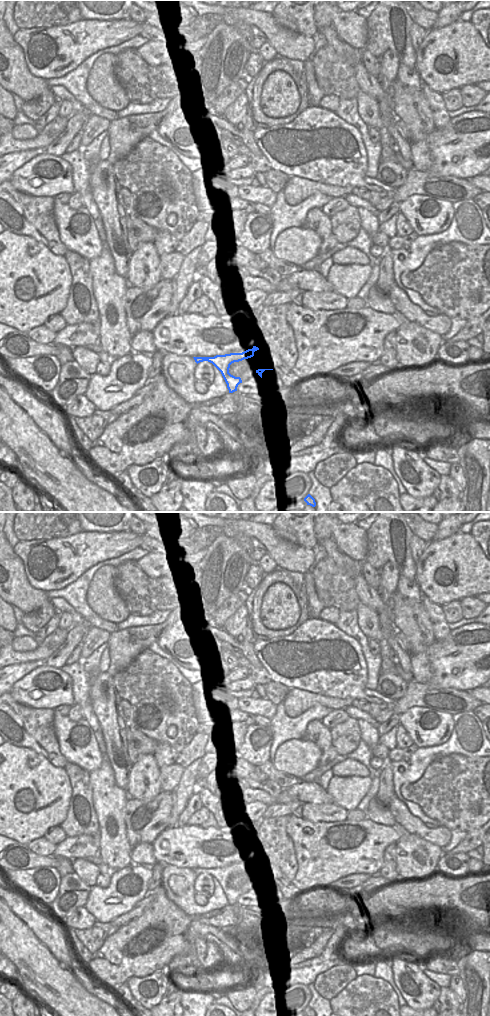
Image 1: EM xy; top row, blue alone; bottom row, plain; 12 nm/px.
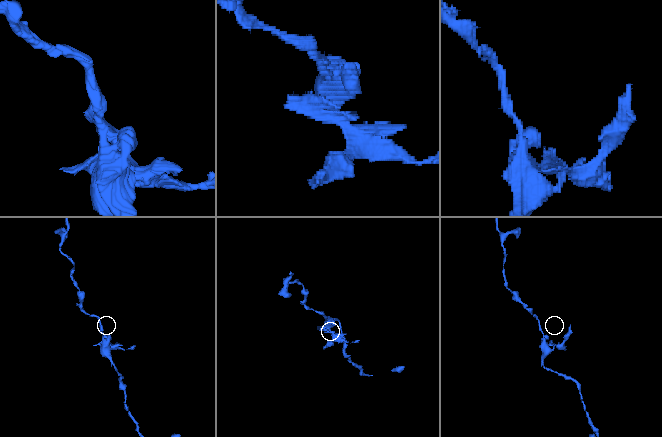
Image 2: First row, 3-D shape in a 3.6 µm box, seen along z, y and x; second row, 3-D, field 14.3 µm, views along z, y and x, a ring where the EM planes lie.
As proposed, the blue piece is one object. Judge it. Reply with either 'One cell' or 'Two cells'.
Two cells

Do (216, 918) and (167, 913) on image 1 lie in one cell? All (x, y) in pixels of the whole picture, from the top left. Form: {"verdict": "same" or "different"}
{"verdict": "different"}

